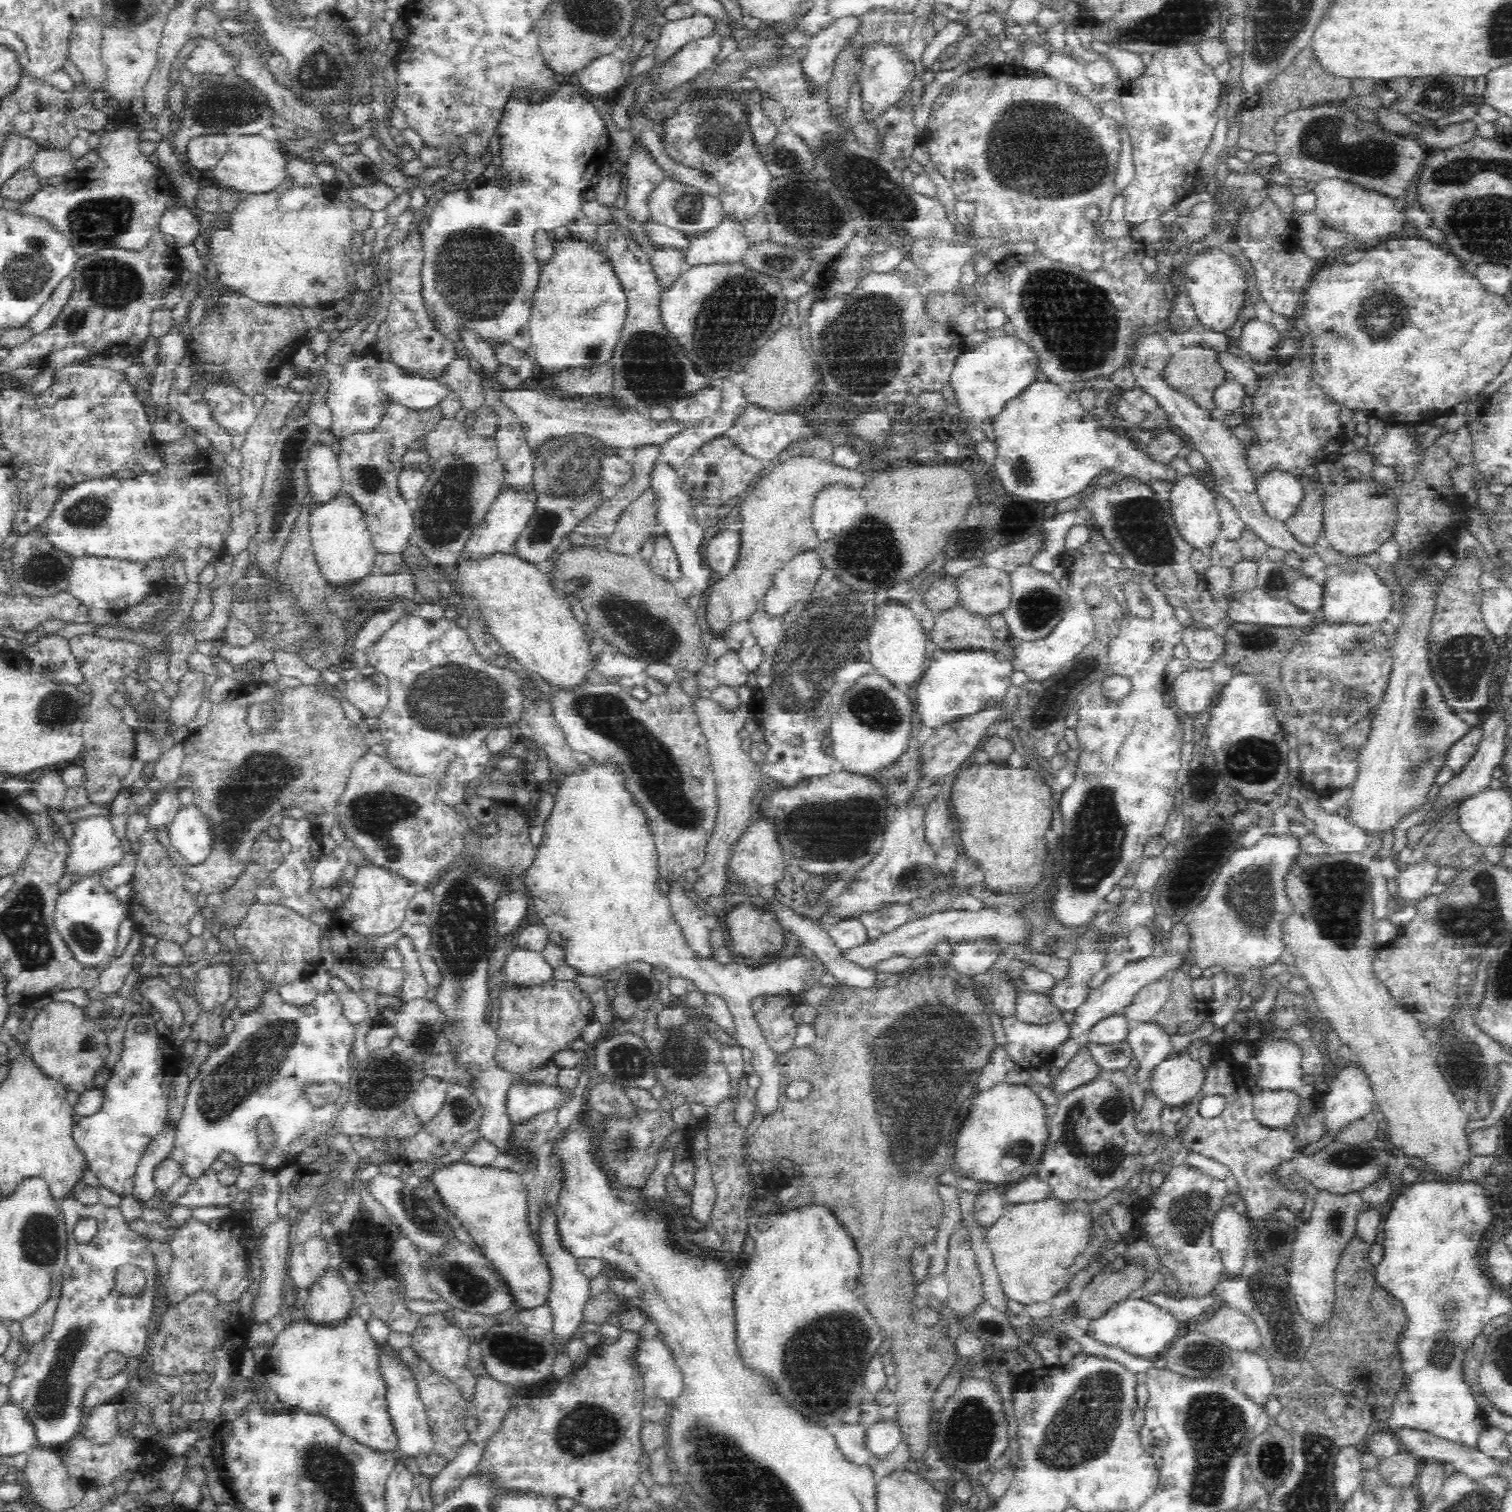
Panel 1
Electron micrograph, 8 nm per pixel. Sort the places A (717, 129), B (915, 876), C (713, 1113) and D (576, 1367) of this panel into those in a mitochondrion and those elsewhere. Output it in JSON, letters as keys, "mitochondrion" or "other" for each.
{"A":"mitochondrion","B":"mitochondrion","C":"other","D":"other"}

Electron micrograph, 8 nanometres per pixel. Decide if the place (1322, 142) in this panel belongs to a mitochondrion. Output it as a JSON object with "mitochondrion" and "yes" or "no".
{"mitochondrion":"yes"}

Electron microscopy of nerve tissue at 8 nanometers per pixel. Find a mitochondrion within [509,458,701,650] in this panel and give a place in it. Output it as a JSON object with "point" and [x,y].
{"point":[542,528]}

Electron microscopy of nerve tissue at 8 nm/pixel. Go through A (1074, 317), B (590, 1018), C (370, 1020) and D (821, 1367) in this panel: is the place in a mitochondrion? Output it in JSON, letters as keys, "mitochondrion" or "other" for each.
{"A":"mitochondrion","B":"other","C":"other","D":"mitochondrion"}

